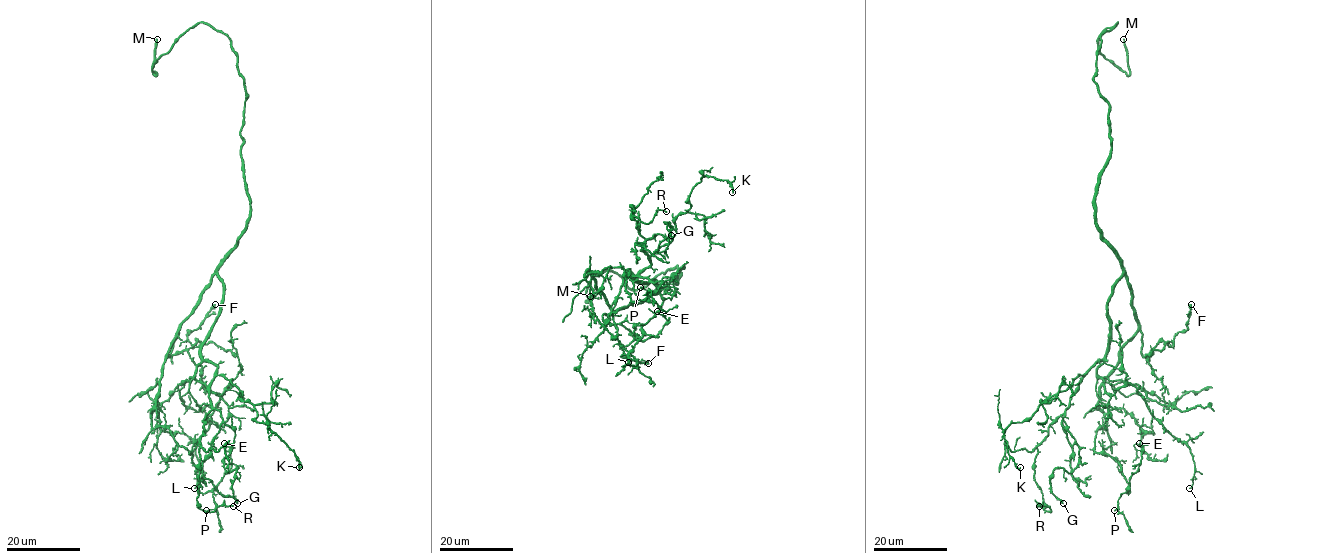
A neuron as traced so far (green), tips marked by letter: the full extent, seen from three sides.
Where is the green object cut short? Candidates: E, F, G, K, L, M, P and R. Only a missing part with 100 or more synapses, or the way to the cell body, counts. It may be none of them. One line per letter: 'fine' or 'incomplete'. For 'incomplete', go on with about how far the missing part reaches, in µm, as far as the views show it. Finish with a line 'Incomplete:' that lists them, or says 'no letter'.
E: fine
F: fine
G: fine
K: fine
L: fine
M: incomplete | 160 µm
P: fine
R: fine
Incomplete: M

